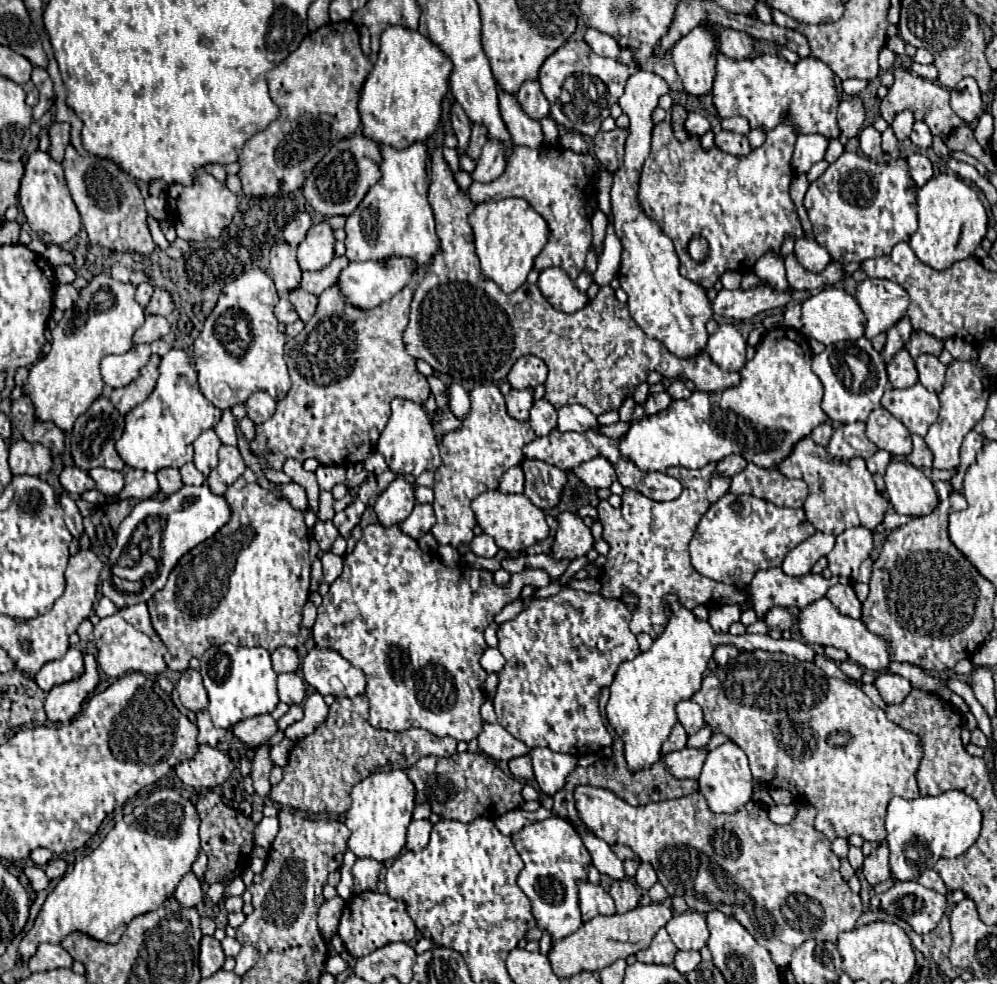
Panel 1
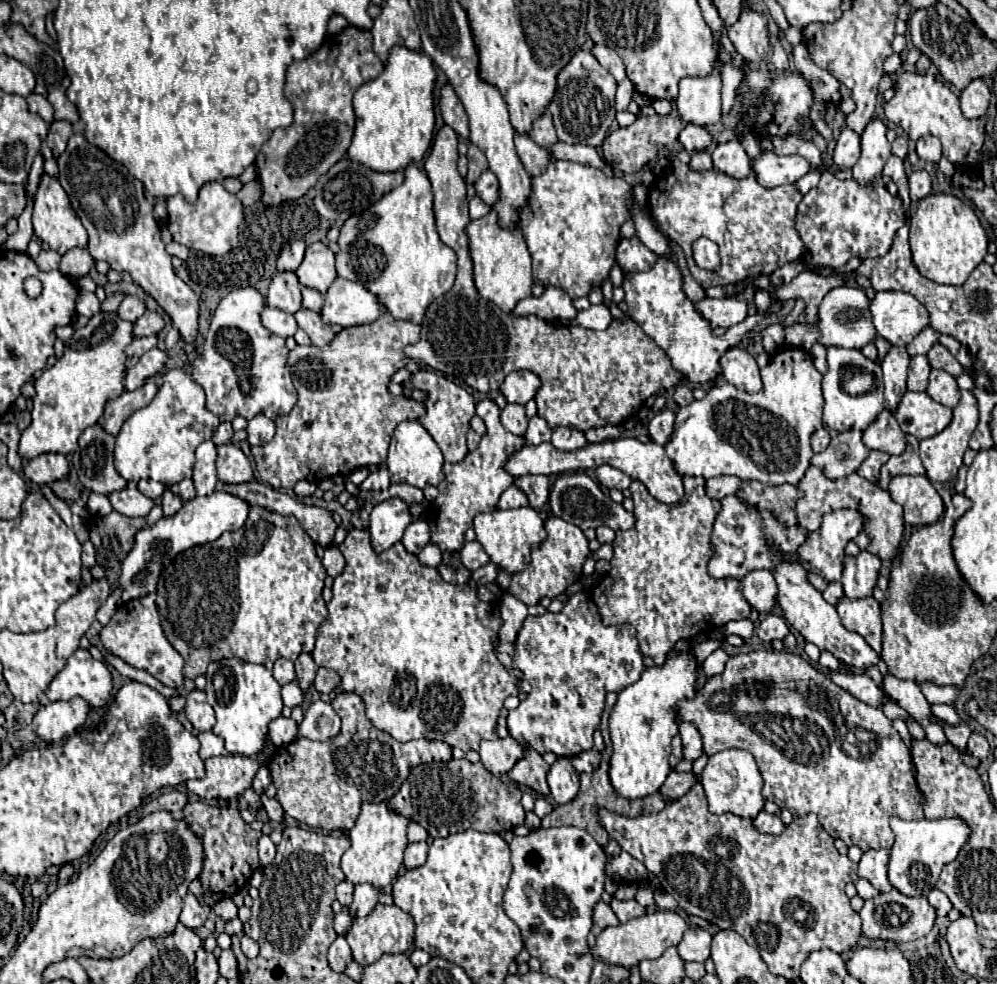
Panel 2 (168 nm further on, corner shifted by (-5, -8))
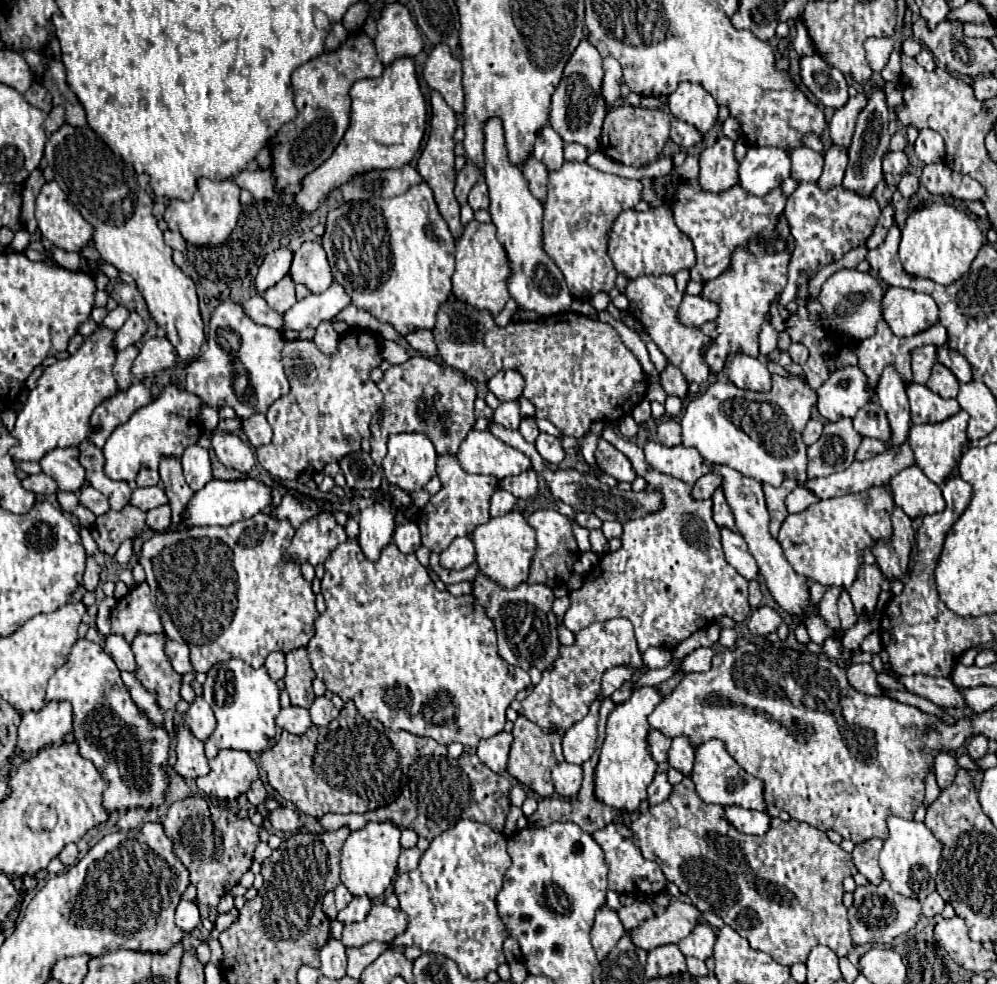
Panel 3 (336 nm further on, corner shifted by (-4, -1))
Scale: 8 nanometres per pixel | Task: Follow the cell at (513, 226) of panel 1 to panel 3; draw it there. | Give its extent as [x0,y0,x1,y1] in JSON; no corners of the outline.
[452,221,510,317]

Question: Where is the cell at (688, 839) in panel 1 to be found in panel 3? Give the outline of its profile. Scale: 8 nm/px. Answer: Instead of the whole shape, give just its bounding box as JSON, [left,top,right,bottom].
[632,777,856,967]

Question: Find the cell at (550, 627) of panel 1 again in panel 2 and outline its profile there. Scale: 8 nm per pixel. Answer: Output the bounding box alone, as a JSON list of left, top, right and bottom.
[507,592,643,758]

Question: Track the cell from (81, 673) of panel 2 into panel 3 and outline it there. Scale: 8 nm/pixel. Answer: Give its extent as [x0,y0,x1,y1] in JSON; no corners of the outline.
[46,639,170,813]

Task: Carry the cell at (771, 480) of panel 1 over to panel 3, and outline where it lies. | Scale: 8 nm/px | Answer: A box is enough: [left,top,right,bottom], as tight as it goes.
[764,479,798,537]

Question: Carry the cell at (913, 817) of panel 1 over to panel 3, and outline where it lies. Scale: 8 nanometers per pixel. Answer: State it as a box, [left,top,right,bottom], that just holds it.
[880,817,942,901]

